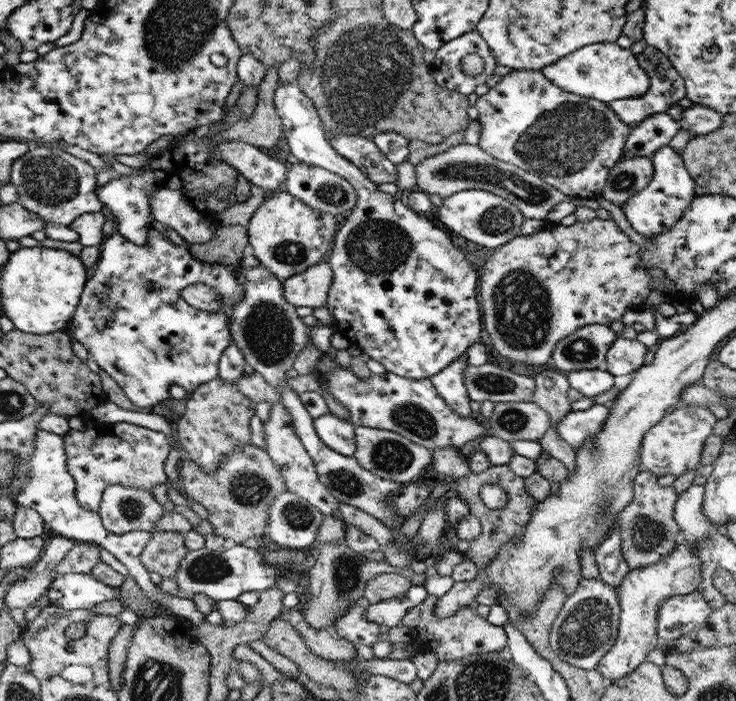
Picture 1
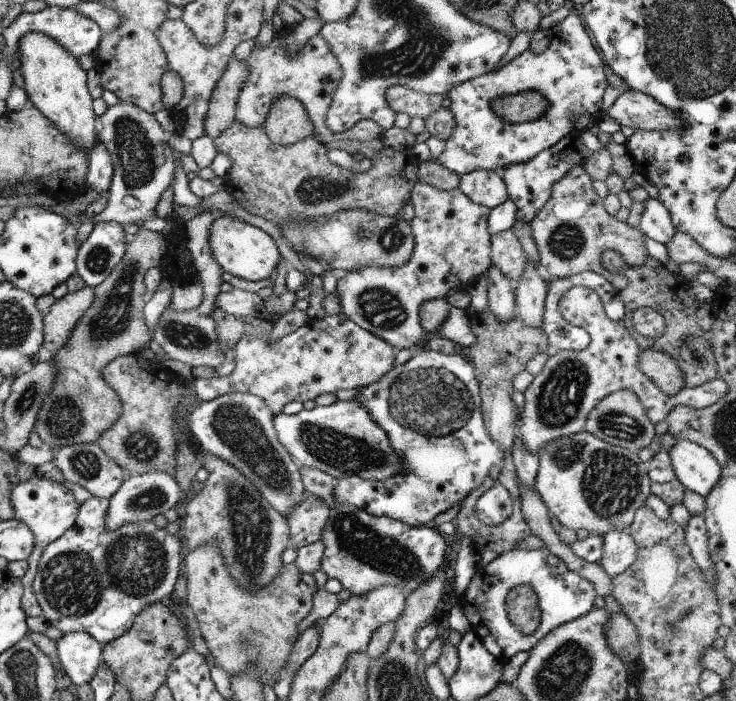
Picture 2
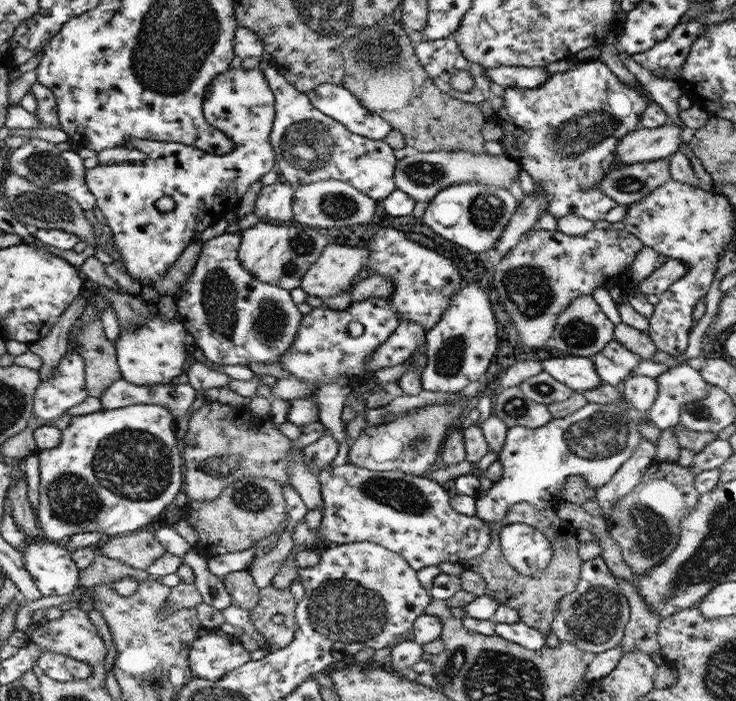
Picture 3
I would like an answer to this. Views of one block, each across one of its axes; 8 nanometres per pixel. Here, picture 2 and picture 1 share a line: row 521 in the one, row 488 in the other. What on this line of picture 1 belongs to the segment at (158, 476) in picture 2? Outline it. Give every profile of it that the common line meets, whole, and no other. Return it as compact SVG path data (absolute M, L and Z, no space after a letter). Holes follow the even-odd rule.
M113 484L104 489L100 512L104 528L112 534L152 530L154 523L170 509L159 504L150 489Z

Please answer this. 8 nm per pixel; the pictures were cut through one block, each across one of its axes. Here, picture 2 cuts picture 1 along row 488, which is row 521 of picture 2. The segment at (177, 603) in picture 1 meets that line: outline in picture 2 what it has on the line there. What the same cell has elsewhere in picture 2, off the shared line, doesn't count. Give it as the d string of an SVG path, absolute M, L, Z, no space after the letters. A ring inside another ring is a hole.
M36 474L33 478L24 482L19 482L11 492L10 500L15 512L15 518L25 522L35 538L32 552L26 560L26 574L21 578L23 584L21 605L26 616L40 616L42 615L40 603L33 591L33 580L38 570L40 557L46 546L58 540L66 530L76 524L75 520L79 513L79 504L66 483L47 480L40 474Z

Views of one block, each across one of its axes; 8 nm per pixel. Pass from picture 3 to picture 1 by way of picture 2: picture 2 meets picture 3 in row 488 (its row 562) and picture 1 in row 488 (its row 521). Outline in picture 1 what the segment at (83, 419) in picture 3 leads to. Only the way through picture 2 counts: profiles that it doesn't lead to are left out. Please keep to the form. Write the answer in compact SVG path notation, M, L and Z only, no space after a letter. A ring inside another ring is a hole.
M93 420L88 428L80 432L70 430L64 435L64 449L68 457L68 471L75 482L76 499L90 511L100 512L104 489L113 484L151 490L157 484L166 482L164 462L170 448L163 432L128 422L101 424Z

